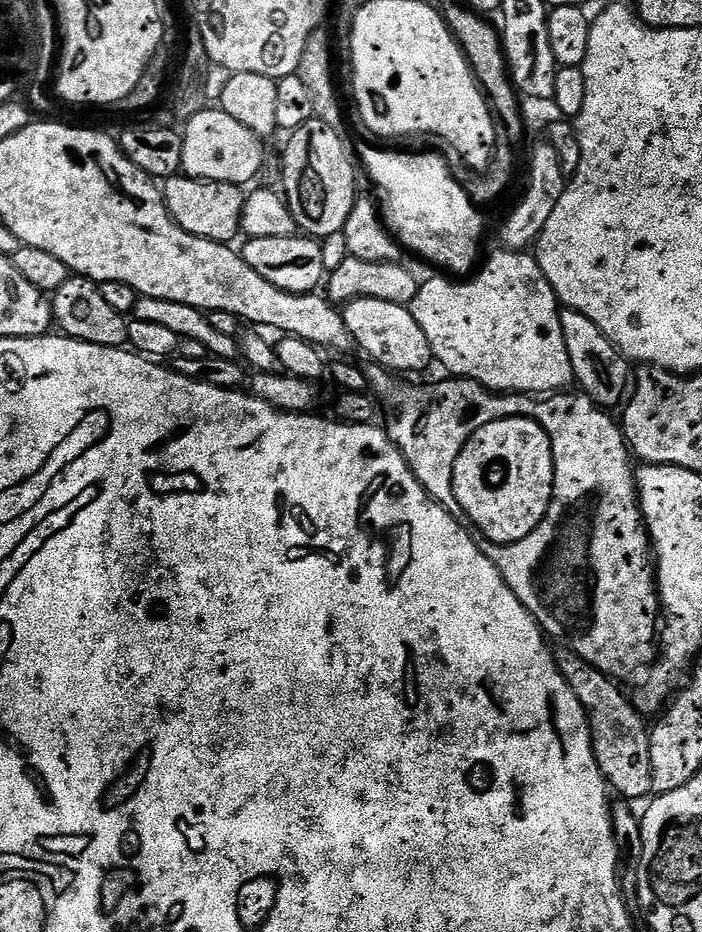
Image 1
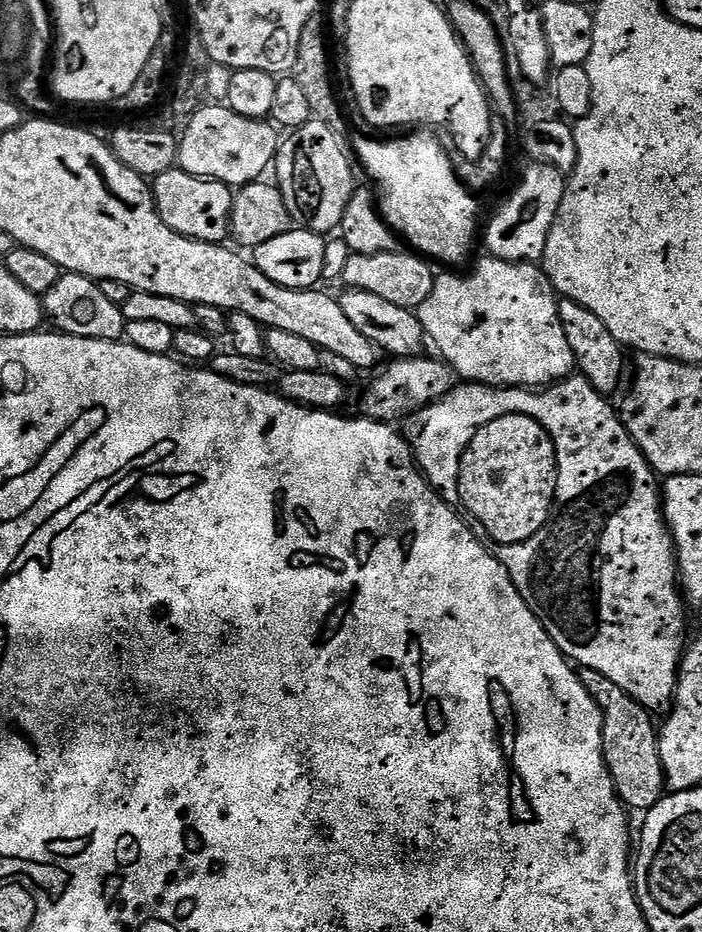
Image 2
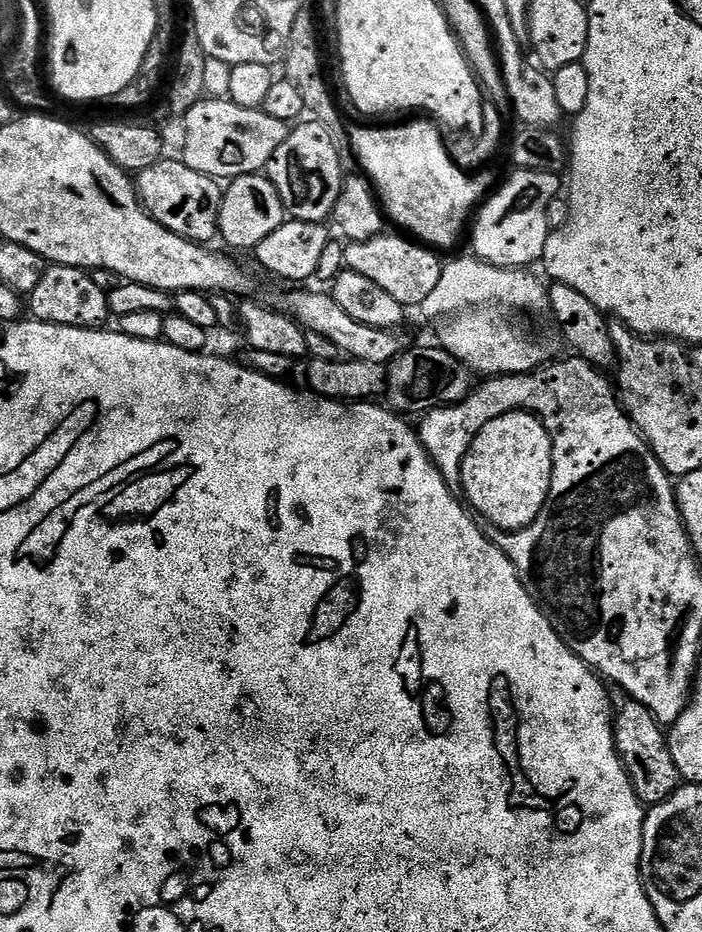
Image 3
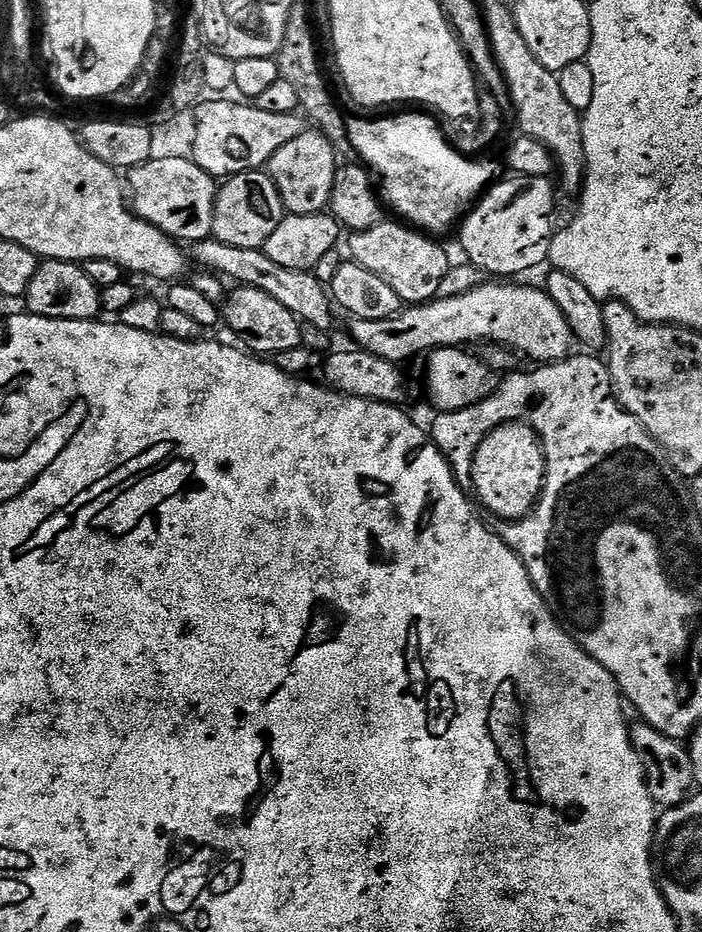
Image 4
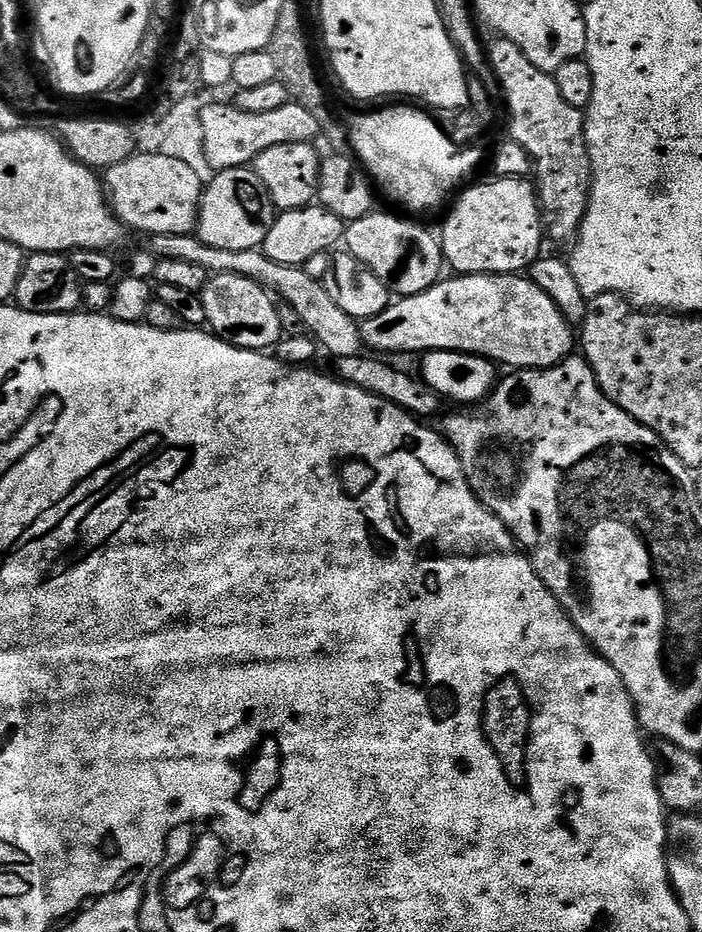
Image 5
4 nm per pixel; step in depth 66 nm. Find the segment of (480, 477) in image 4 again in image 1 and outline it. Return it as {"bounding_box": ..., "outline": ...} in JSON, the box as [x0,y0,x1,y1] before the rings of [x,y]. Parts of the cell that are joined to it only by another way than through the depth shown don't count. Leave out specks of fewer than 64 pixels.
{"bounding_box":[454,416,554,545],"outline":[[[511,416],[487,423],[476,430],[458,454],[454,464],[455,498],[466,511],[469,523],[482,530],[488,540],[496,545],[512,545],[531,536],[533,530],[543,525],[552,504],[554,484],[553,446],[545,428],[532,417]]]}

